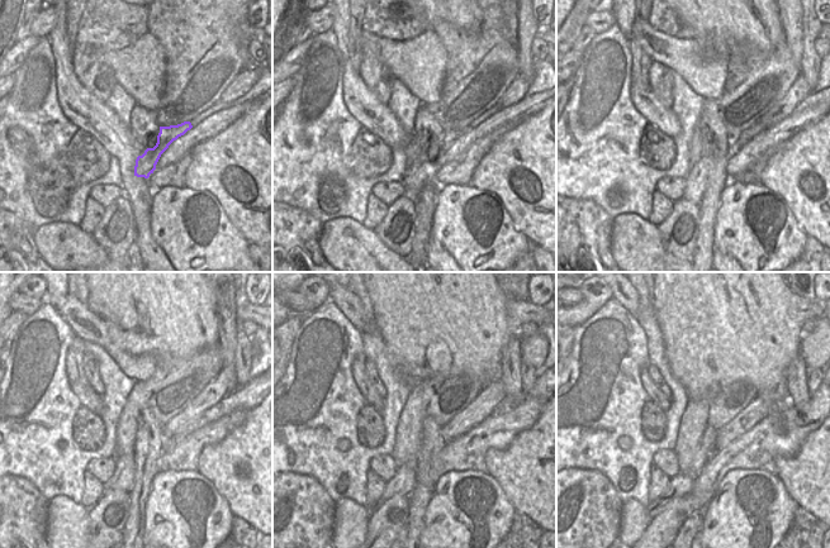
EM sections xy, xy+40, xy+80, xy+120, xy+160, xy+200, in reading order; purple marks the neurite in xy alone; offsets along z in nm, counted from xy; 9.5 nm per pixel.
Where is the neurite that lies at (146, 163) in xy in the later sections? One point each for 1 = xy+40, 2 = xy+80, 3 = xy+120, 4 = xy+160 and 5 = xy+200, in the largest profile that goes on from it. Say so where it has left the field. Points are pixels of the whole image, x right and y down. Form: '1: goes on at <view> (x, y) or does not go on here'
1: goes on at xy+40 (420, 171)
2: goes on at xy+80 (697, 177)
3: goes on at xy+120 (123, 479)
4: goes on at xy+160 (403, 482)
5: goes on at xy+200 (681, 485)

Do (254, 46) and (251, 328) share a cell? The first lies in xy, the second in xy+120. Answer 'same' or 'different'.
same

